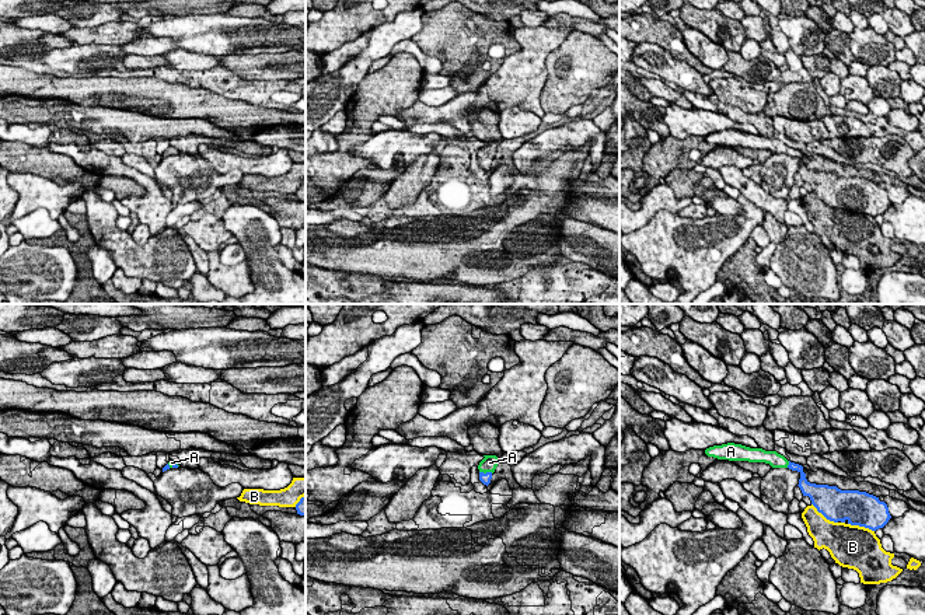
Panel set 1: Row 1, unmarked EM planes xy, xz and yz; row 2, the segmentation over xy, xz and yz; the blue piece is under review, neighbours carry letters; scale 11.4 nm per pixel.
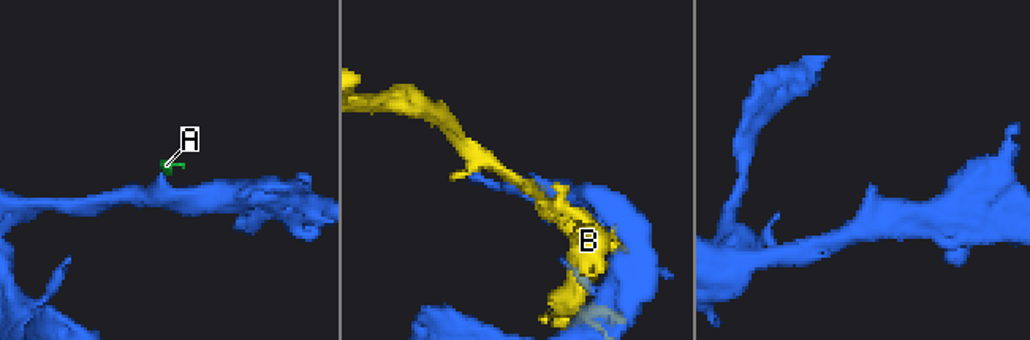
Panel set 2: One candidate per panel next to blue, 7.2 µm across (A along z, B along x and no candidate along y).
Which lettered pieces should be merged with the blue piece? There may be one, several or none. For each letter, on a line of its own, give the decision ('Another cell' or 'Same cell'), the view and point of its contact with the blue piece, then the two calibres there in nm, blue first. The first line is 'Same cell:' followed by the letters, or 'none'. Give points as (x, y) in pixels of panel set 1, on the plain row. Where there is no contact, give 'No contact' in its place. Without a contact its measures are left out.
Same cell: A
A: Same cell. Touches blue at xz (487, 159). Thickness 130 nm (blue) against 180 nm
B: Another cell. Touches blue at yz (824, 202). Thickness 380 nm (blue) against 320 nm

